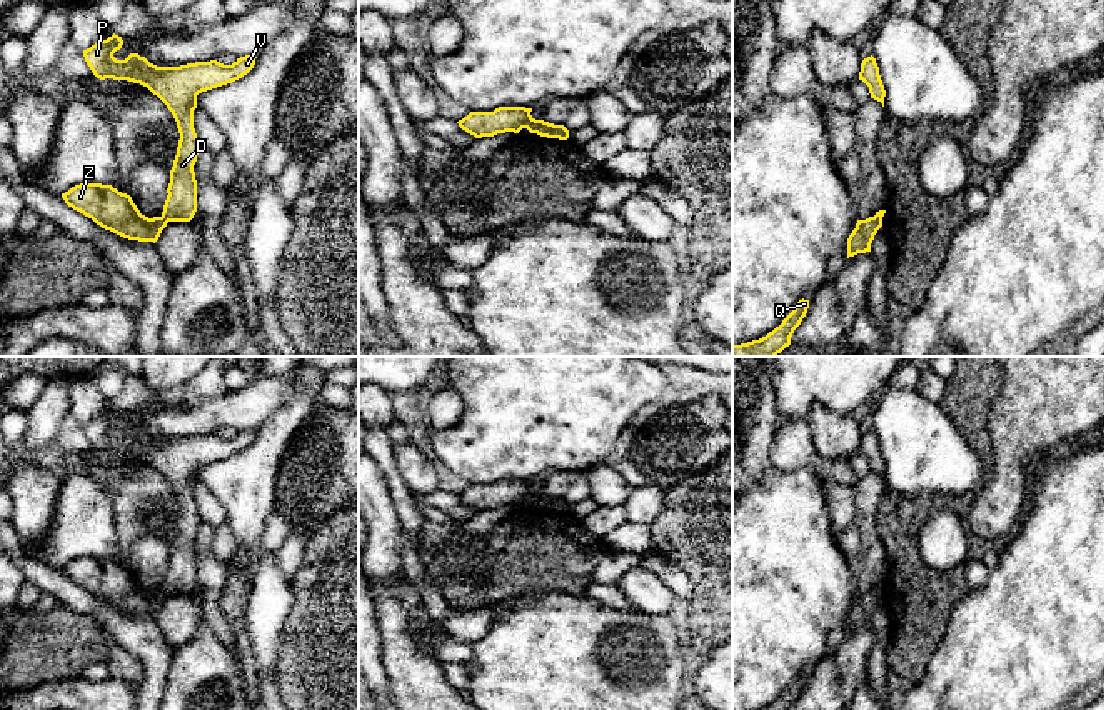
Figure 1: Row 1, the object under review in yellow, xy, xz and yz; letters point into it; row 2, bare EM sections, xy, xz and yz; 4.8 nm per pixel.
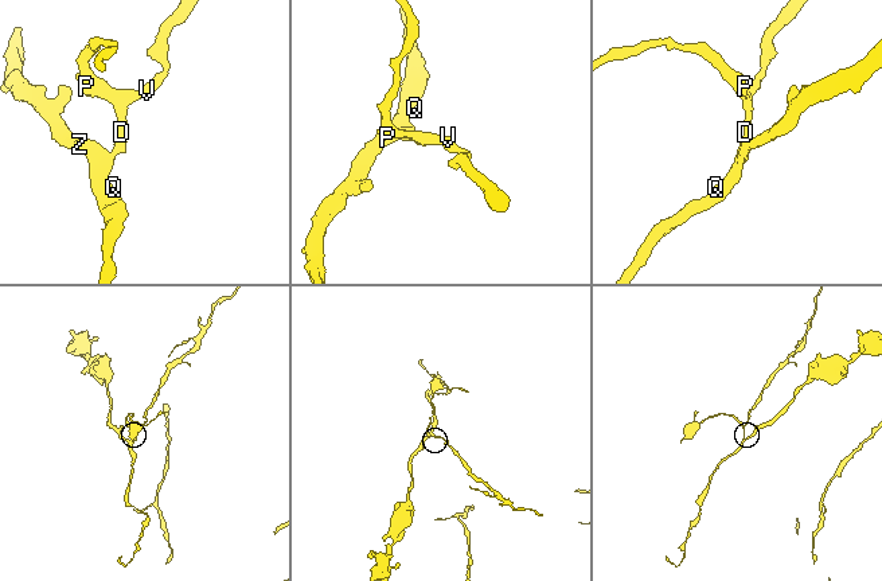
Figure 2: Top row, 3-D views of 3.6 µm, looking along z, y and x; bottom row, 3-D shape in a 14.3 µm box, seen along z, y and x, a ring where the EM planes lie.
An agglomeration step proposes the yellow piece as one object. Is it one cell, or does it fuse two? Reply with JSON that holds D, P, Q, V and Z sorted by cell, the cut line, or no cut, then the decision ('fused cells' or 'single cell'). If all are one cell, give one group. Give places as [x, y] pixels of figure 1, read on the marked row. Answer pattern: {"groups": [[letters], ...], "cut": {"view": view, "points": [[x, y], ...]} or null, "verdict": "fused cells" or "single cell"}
{"groups": [["D", "P", "V"], ["Q", "Z"]], "cut": {"view": "xz", "points": [[542, 120], [534, 132]]}, "verdict": "fused cells"}

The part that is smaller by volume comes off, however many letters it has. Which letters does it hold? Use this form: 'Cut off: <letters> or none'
Cut off: D, P, V

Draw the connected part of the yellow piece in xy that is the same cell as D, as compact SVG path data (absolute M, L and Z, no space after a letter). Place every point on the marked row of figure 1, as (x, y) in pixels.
M122 37L97 40L83 50L93 75L100 80L128 80L147 87L172 112L180 133L177 155L170 170L170 183L162 217L167 222L190 222L197 212L197 180L194 165L200 143L194 128L197 95L247 75L255 65L255 55L237 58L232 65L217 60L195 62L180 67L157 67L138 53L117 60L113 53L123 45Z

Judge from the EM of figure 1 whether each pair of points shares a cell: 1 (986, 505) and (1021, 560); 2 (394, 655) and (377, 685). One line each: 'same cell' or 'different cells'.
1: different cells
2: different cells

